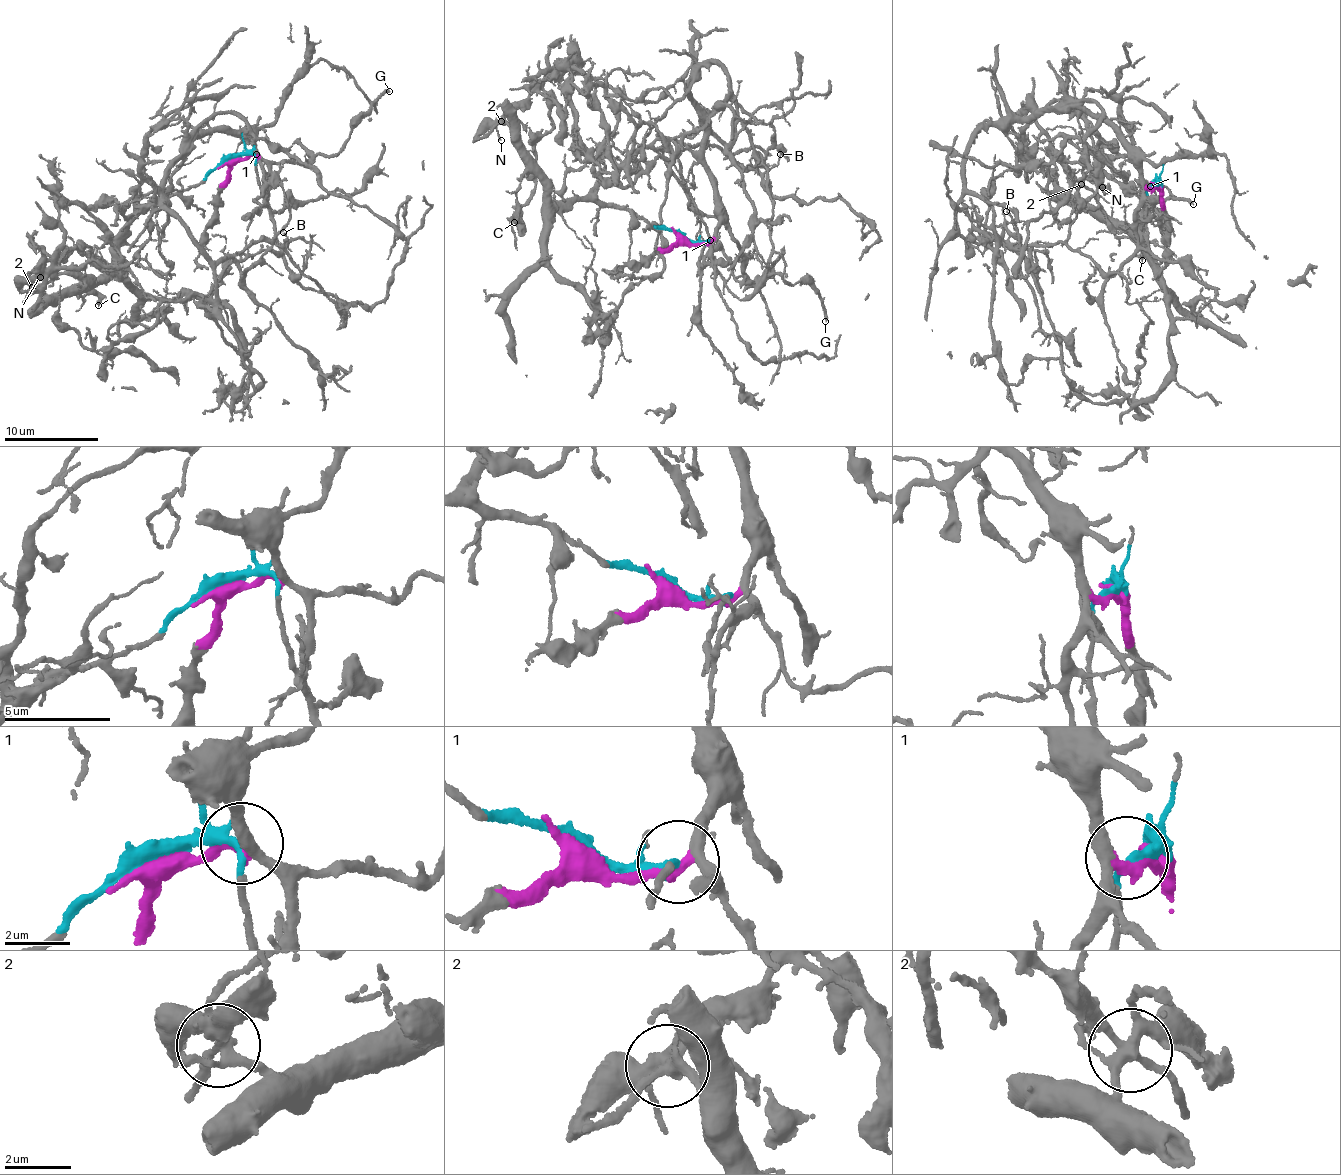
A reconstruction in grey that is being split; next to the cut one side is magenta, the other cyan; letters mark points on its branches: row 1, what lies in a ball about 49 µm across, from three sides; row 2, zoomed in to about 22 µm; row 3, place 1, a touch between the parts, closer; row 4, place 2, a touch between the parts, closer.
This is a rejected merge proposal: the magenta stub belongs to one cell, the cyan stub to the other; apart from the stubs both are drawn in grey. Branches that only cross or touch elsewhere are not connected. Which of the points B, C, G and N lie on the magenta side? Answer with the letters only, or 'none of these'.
B, G

